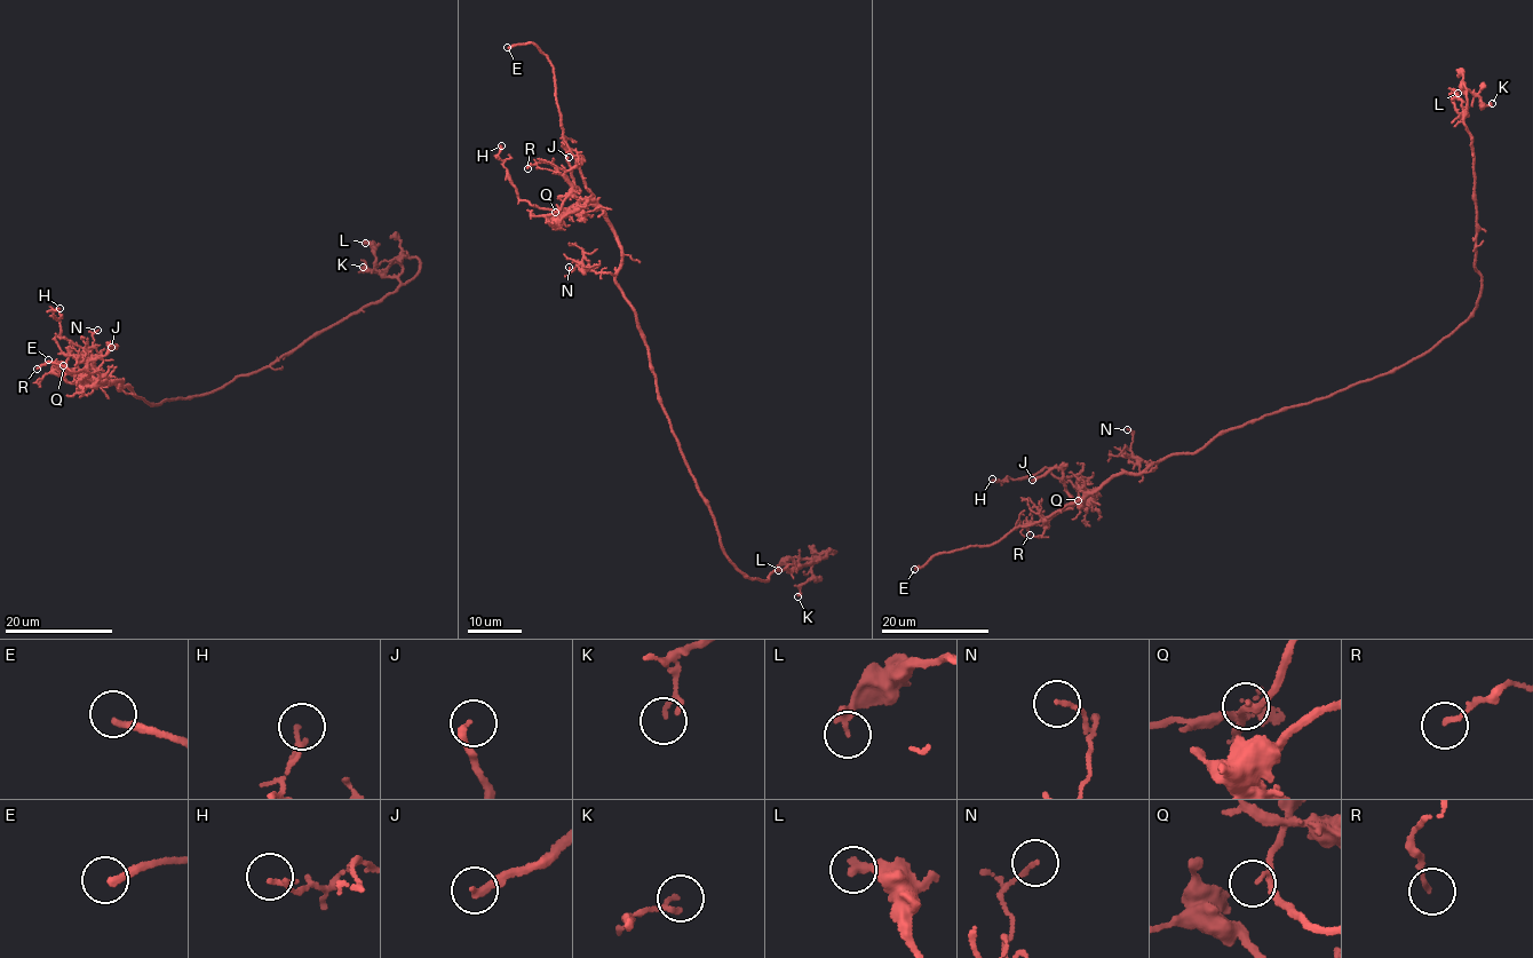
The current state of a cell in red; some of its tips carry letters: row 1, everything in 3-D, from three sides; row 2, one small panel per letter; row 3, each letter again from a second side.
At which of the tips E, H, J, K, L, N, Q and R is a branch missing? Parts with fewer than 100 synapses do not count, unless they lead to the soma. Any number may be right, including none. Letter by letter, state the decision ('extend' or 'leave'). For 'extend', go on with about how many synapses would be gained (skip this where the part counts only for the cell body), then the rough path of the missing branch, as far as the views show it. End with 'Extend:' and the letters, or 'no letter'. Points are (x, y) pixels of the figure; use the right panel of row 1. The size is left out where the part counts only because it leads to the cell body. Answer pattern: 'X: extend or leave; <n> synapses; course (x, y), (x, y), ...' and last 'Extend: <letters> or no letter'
E: extend
H: leave
J: leave
K: leave
L: leave
N: leave
Q: leave
R: leave
Extend: E

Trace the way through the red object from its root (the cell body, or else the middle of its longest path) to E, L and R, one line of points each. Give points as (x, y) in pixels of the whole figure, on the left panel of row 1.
E: (140, 397), (111, 380), (119, 388), (120, 380), (81, 381), (87, 370), (48, 359)
L: (140, 397), (157, 405), (213, 393), (390, 294), (399, 280), (380, 274), (373, 246), (365, 243)
R: (140, 397), (130, 386), (119, 389), (111, 380), (119, 388), (120, 380), (62, 377), (49, 362), (37, 369)

